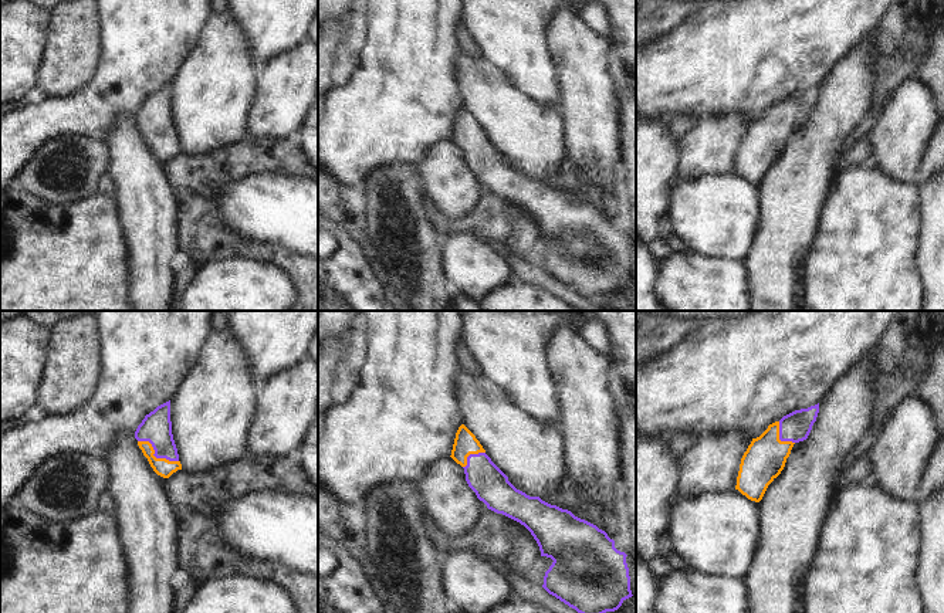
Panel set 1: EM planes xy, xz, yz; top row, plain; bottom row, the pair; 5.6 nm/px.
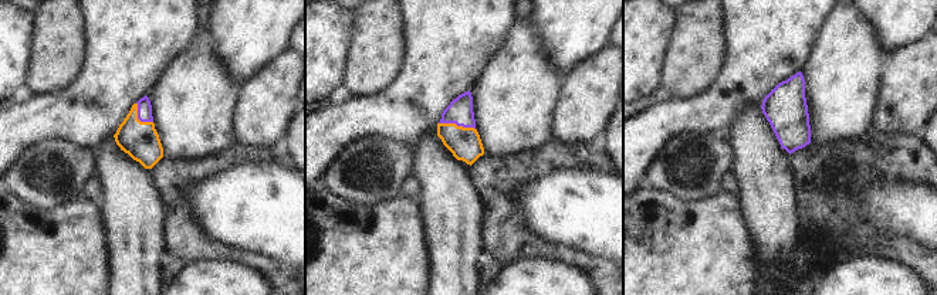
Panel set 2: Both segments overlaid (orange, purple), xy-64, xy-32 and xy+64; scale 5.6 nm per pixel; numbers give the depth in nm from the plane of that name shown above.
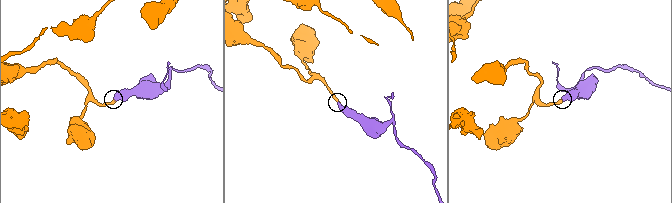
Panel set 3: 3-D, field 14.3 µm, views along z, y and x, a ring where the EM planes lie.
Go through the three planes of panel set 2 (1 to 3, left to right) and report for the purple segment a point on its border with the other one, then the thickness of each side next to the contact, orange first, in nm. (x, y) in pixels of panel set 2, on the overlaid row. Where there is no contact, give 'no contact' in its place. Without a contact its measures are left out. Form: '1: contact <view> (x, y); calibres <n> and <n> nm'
1: contact xy-64 (137, 118); calibres 200 and 80 nm
2: contact xy-32 (456, 125); calibres 180 and 140 nm
3: no contact

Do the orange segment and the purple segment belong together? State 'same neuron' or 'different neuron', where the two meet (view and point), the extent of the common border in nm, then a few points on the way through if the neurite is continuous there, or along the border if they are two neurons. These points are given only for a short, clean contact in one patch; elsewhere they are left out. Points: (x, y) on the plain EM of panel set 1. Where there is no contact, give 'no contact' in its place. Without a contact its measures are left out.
same neuron; contact xy (154, 138); length 260 nm; way xy (162, 149), (154, 138), (156, 109)

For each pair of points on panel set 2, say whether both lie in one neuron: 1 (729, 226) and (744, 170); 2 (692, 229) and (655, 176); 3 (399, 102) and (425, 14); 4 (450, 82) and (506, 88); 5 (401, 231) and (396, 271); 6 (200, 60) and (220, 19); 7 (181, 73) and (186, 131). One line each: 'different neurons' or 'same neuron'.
1: different neurons
2: different neurons
3: same neuron
4: different neurons
5: same neuron
6: different neurons
7: same neuron

